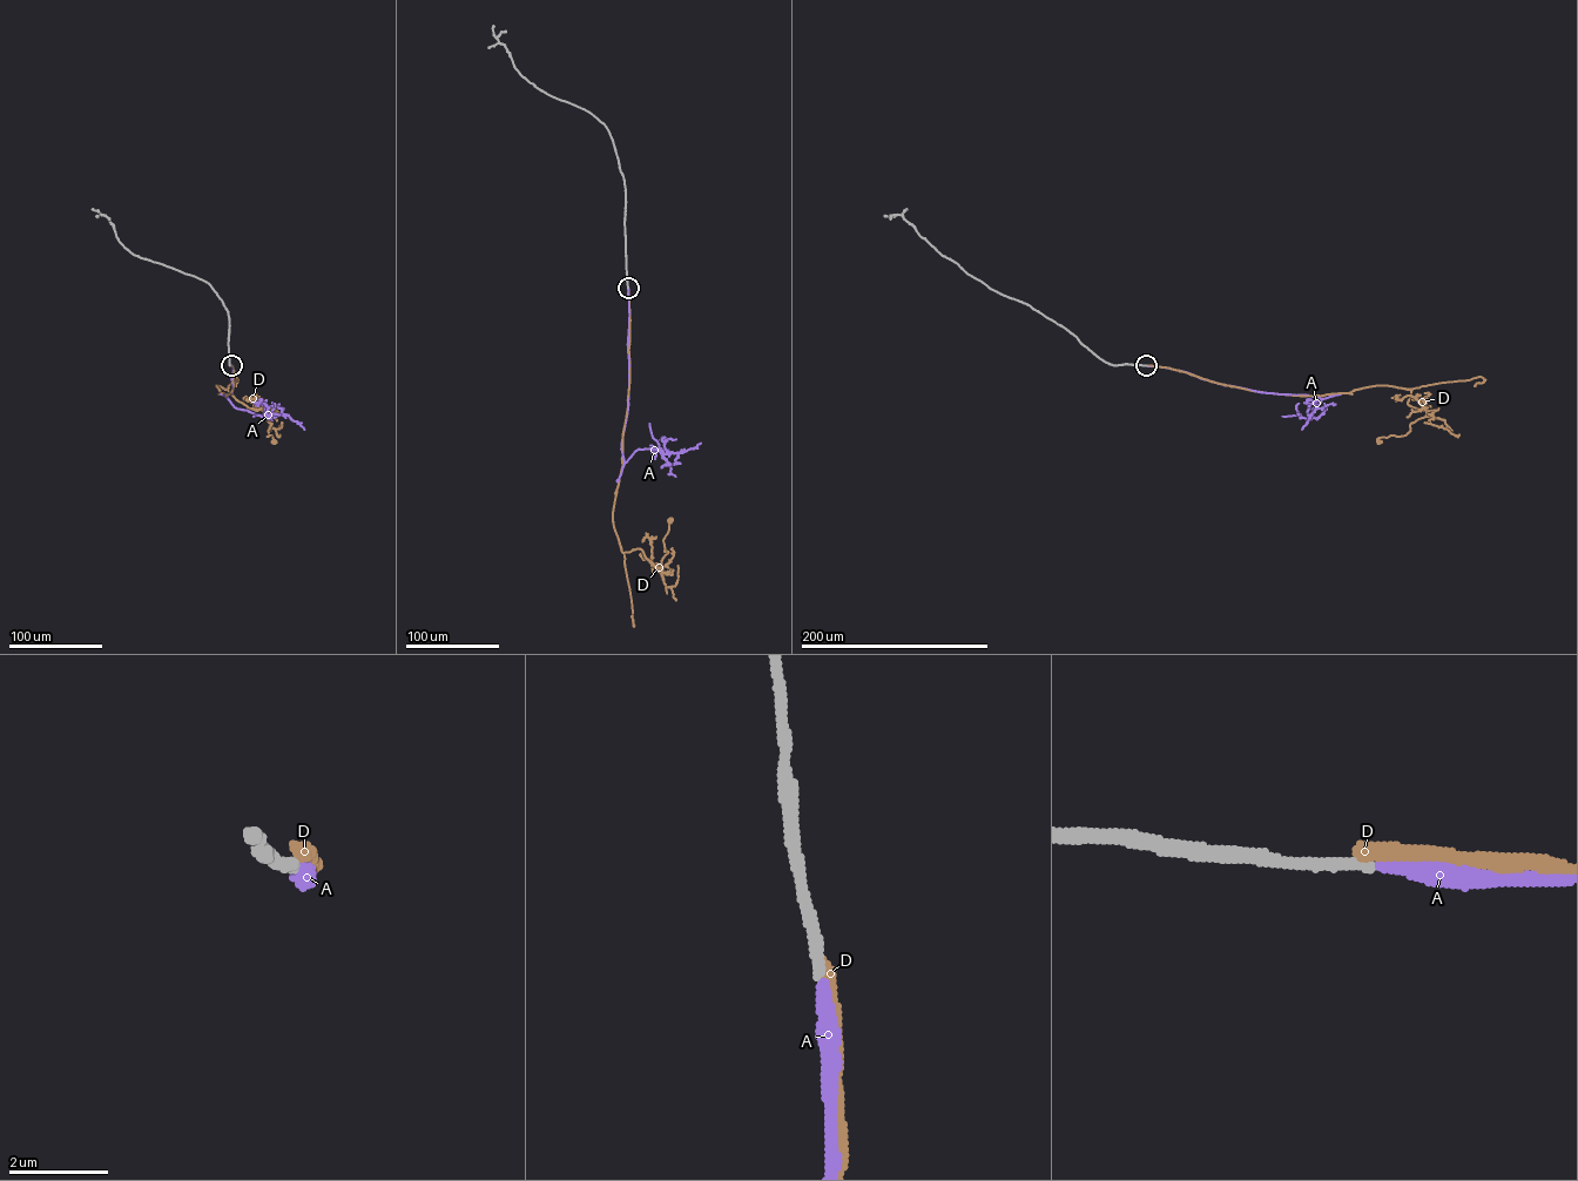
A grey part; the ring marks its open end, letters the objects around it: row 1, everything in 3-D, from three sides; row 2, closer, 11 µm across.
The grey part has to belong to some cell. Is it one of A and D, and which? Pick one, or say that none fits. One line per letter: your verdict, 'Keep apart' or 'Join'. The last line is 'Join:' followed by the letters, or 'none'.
A: Join
D: Keep apart
Join: A

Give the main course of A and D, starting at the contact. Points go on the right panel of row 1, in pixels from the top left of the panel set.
A: (1146, 365), (1169, 368), (1256, 391), (1320, 398), (1315, 407), (1308, 410), (1312, 417), (1302, 430)
D: (1146, 365), (1290, 395), (1375, 385), (1411, 389), (1408, 404), (1425, 409), (1425, 416), (1405, 434), (1378, 443)

